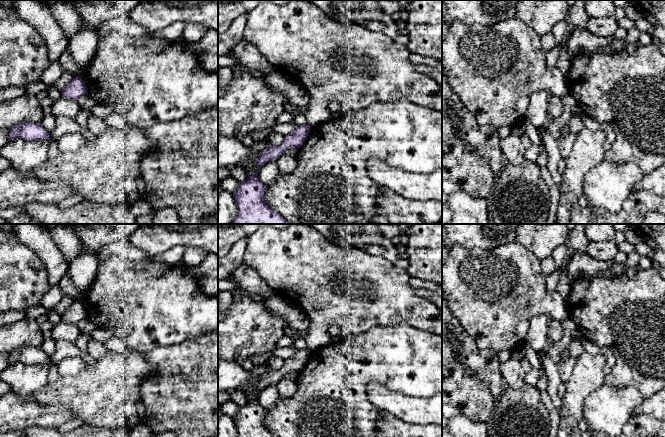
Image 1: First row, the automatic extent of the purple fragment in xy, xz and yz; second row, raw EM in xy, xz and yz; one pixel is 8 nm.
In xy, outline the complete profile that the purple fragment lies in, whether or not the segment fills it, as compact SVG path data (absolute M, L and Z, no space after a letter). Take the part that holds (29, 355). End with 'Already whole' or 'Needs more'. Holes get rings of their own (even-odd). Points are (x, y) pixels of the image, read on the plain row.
M23 346L8 352L9 365L21 362L26 365L48 364L50 357L41 347Z. Already whole

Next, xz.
M310 349L296 350L294 355L285 360L284 365L277 370L268 369L260 376L255 390L255 398L248 398L247 403L241 406L239 413L232 419L237 429L238 437L277 437L265 426L266 410L258 401L259 393L270 385L275 385L286 374L300 372L306 365L311 354Z. Already whole

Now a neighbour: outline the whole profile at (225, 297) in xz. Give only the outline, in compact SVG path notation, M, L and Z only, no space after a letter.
M221 290L218 292L218 321L223 320L229 313L229 307L233 302L233 292Z

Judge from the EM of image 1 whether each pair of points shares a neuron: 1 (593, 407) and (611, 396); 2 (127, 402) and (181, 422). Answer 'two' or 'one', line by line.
1: one
2: two

